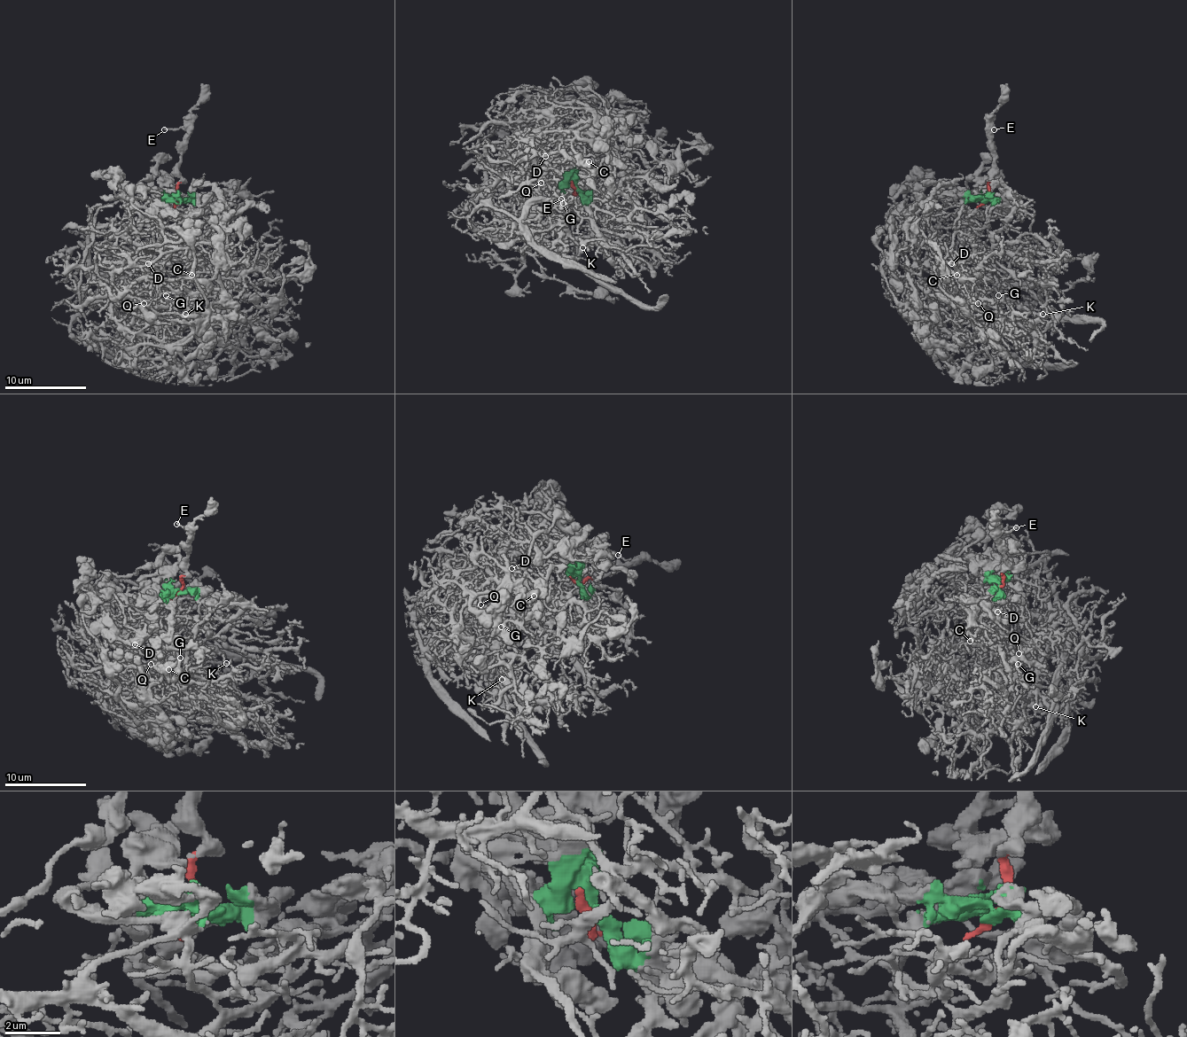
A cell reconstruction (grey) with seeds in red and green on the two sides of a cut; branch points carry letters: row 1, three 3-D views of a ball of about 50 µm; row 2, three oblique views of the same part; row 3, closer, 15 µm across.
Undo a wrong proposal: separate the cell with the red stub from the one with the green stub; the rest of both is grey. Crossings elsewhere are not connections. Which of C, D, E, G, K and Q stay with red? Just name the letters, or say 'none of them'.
E

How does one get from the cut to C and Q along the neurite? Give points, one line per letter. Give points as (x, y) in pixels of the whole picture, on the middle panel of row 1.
C: (575, 188), (571, 170), (533, 131), (541, 145), (544, 142), (553, 152), (589, 162)
Q: (575, 188), (563, 166), (547, 162), (596, 166), (596, 188), (563, 184), (555, 194), (539, 191), (541, 182)

